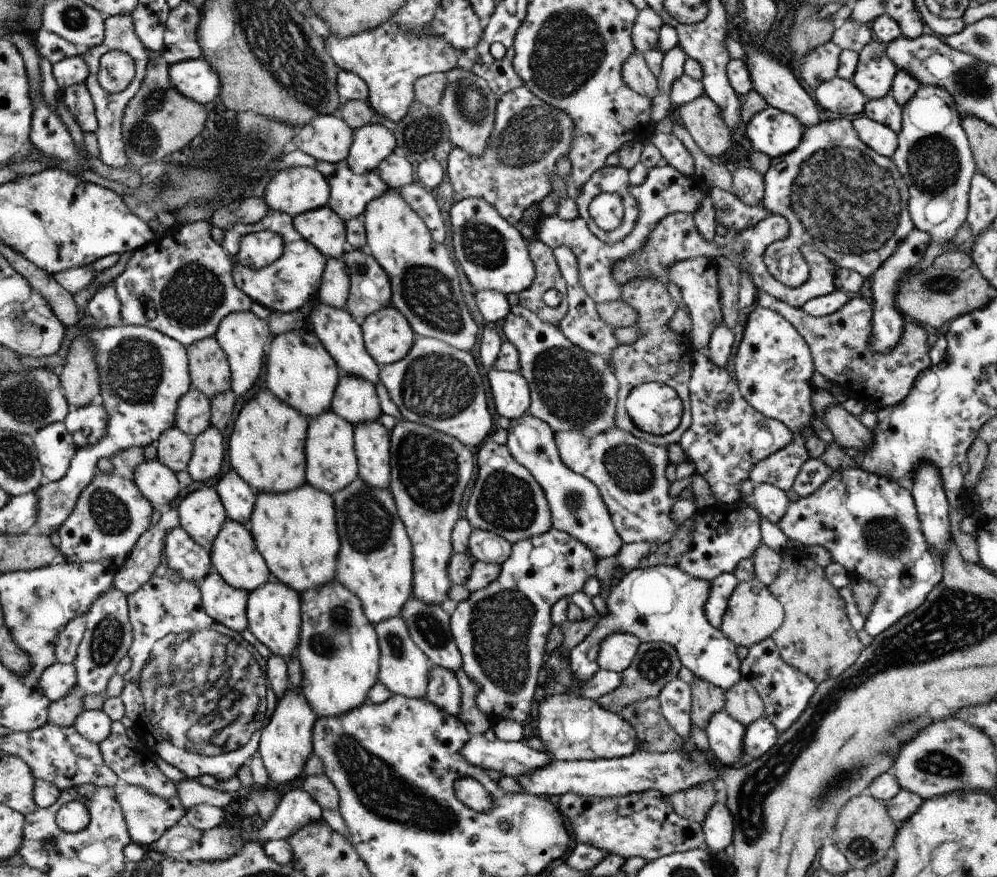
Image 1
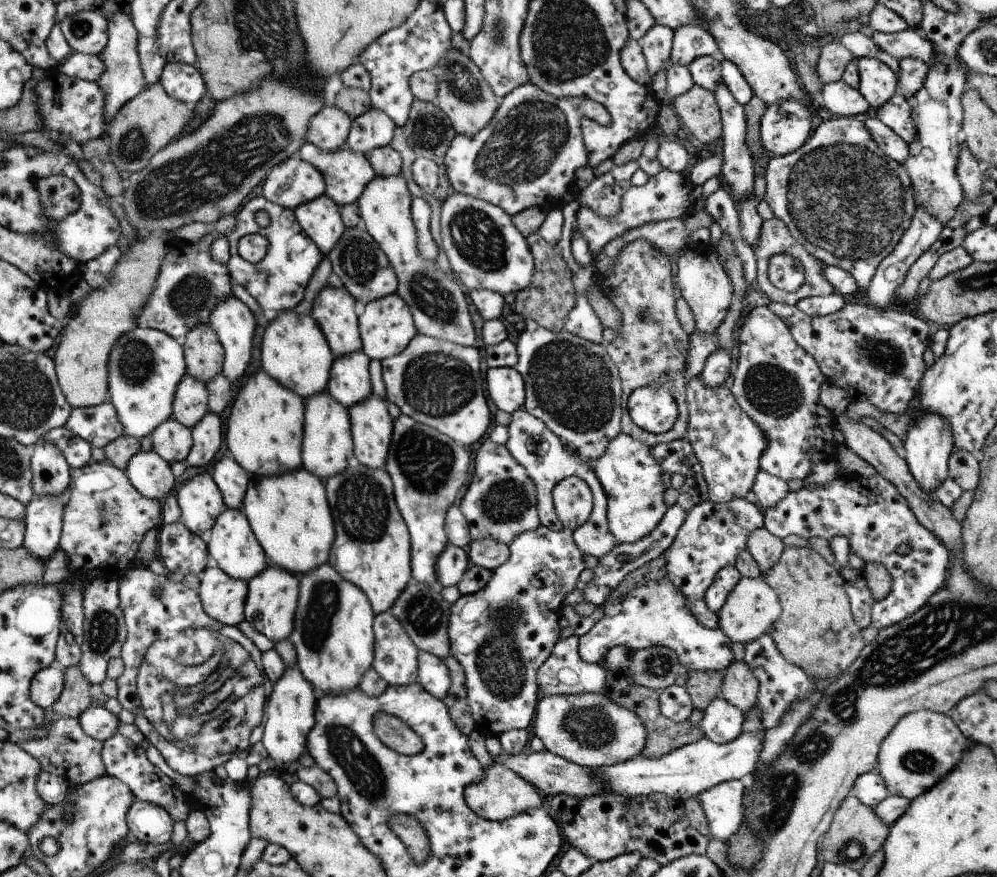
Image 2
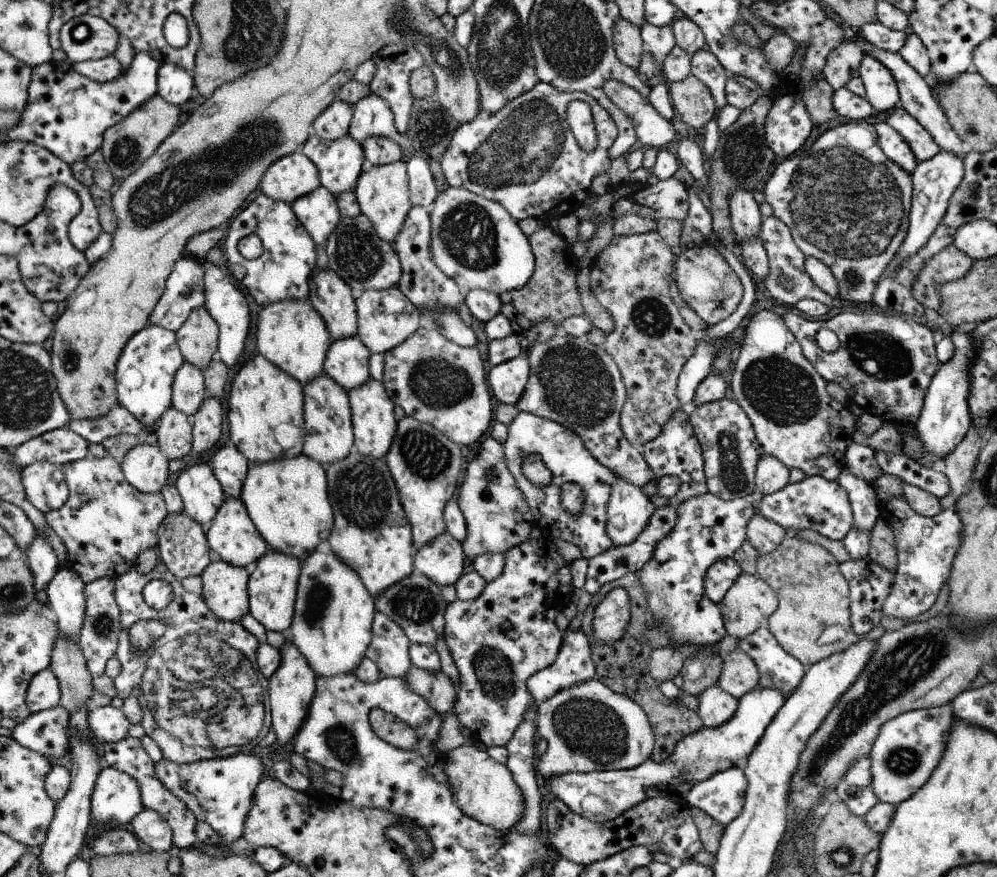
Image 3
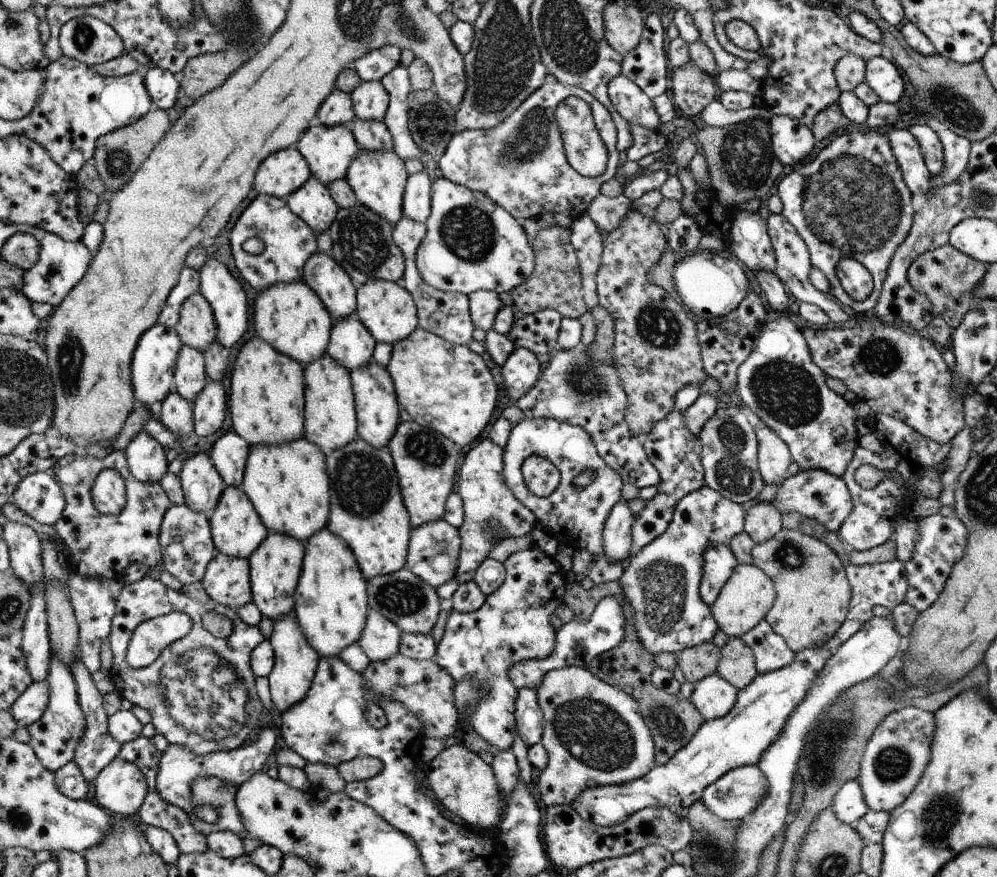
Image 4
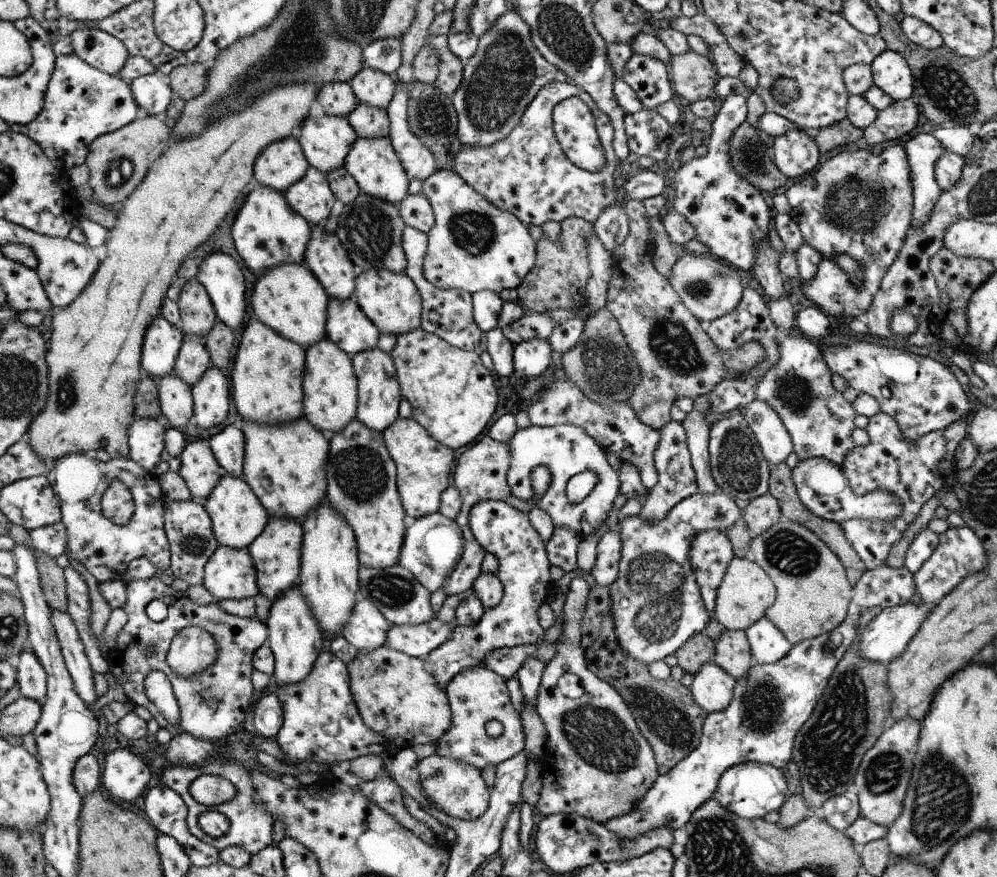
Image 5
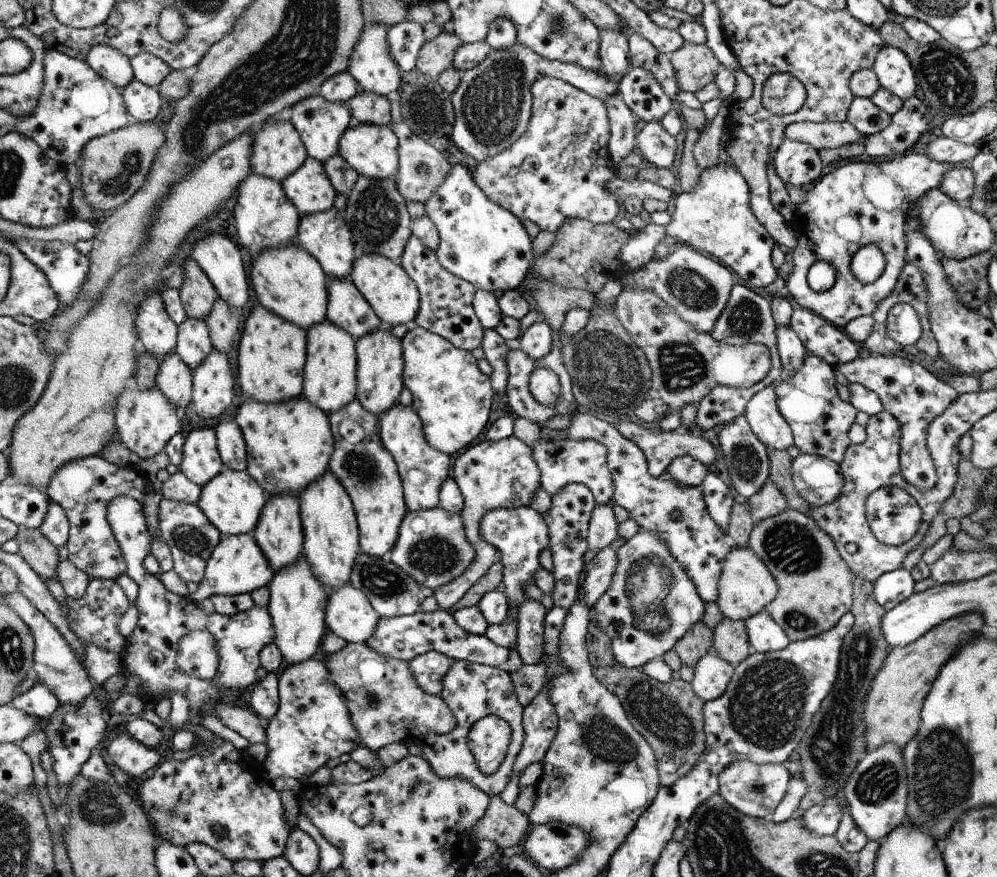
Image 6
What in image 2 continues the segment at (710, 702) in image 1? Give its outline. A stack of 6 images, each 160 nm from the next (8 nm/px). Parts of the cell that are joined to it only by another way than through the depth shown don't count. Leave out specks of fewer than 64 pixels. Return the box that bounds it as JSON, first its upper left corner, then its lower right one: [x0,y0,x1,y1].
[684,671,724,711]

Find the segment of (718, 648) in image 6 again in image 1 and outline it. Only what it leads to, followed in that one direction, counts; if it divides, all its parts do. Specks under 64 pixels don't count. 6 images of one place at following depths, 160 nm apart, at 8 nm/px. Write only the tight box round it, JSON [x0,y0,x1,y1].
[725,678,764,729]

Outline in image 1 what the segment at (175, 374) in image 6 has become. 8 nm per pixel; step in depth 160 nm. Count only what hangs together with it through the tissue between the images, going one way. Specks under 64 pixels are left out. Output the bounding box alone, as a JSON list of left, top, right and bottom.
[156,426,193,471]

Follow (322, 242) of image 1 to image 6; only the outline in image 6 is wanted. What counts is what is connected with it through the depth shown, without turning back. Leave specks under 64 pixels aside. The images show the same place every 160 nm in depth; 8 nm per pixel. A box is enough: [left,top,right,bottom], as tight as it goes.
[280,157,337,215]

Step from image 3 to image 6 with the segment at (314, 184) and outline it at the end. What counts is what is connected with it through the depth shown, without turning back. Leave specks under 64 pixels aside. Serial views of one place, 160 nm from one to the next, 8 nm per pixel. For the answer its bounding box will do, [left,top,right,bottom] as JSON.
[252,118,308,182]

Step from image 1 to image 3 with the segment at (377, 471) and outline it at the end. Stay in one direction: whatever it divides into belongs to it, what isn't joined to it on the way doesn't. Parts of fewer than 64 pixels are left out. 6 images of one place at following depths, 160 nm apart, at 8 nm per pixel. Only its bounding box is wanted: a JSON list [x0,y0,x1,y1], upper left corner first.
[350,379,396,459]

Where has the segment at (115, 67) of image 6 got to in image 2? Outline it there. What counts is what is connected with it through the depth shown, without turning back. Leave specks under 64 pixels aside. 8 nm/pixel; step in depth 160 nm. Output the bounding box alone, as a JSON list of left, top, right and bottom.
[60,8,109,55]

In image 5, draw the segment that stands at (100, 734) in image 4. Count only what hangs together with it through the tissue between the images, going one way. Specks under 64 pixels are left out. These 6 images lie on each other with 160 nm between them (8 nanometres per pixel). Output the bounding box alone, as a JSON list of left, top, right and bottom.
[51,608,98,704]

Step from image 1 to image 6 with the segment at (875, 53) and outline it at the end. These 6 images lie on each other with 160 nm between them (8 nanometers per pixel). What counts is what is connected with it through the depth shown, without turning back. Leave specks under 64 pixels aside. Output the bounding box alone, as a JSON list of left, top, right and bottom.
[873,45,917,101]

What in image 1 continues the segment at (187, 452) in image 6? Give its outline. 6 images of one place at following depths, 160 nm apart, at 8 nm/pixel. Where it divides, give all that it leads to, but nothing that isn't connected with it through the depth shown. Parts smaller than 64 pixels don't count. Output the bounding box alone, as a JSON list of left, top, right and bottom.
[177,486,228,549]

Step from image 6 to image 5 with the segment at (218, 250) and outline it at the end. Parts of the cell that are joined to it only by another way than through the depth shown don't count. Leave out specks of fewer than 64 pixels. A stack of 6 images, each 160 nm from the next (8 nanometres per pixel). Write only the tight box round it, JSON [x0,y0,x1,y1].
[196,252,246,332]

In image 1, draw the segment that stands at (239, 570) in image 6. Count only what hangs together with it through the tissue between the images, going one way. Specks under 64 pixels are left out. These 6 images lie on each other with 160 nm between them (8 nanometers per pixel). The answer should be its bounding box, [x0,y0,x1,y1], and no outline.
[198,571,249,634]

